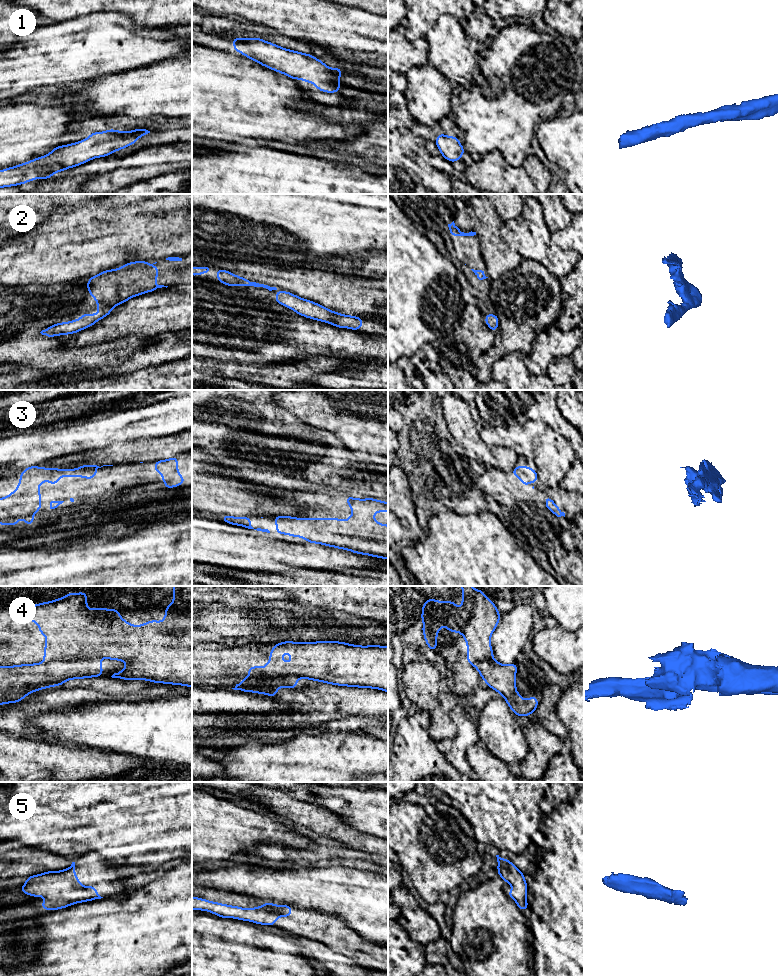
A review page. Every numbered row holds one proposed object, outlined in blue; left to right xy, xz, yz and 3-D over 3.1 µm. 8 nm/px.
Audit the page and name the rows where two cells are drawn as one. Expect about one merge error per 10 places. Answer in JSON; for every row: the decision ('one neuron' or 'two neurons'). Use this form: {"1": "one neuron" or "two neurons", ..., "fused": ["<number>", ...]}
{"1": "one neuron", "2": "one neuron", "3": "one neuron", "4": "two neurons", "5": "one neuron", "fused": ["4"]}

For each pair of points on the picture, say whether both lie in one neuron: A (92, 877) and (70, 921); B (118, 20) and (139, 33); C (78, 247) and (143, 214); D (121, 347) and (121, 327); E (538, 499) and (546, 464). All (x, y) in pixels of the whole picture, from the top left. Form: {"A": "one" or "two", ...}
{"A": "two", "B": "one", "C": "one", "D": "two", "E": "two"}

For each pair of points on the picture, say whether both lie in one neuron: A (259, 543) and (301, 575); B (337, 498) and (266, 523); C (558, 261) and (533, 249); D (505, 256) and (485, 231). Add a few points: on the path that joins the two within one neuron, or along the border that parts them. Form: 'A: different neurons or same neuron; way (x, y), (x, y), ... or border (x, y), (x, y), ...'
A: different neurons; border (298, 568), (308, 568), (310, 570)
B: same neuron; way (319, 516), (311, 524), (284, 524)
C: same neuron; way (552, 257), (542, 249), (539, 249)
D: same neuron; way (499, 250), (490, 241), (489, 237)

